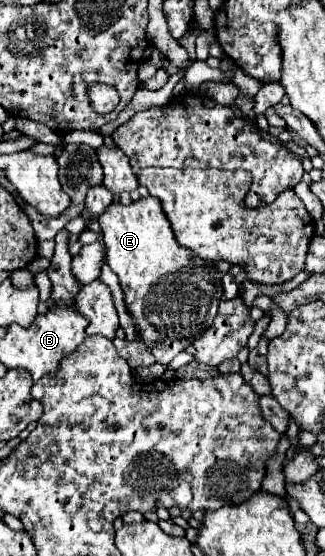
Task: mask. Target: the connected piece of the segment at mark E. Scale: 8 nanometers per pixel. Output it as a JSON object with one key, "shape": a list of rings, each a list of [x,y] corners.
{"shape":[[[143,197],[139,201],[133,201],[127,207],[121,203],[117,203],[117,205],[113,203],[99,217],[99,225],[103,229],[107,265],[119,277],[127,311],[135,319],[141,341],[155,355],[157,363],[171,363],[171,359],[177,353],[181,353],[185,347],[189,347],[199,335],[203,335],[203,331],[207,331],[207,327],[211,327],[211,323],[217,315],[219,299],[223,297],[223,287],[217,279],[217,277],[223,277],[221,271],[211,261],[207,263],[199,257],[193,257],[189,249],[183,249],[175,241],[169,221],[161,209],[161,203],[155,197]]]}

